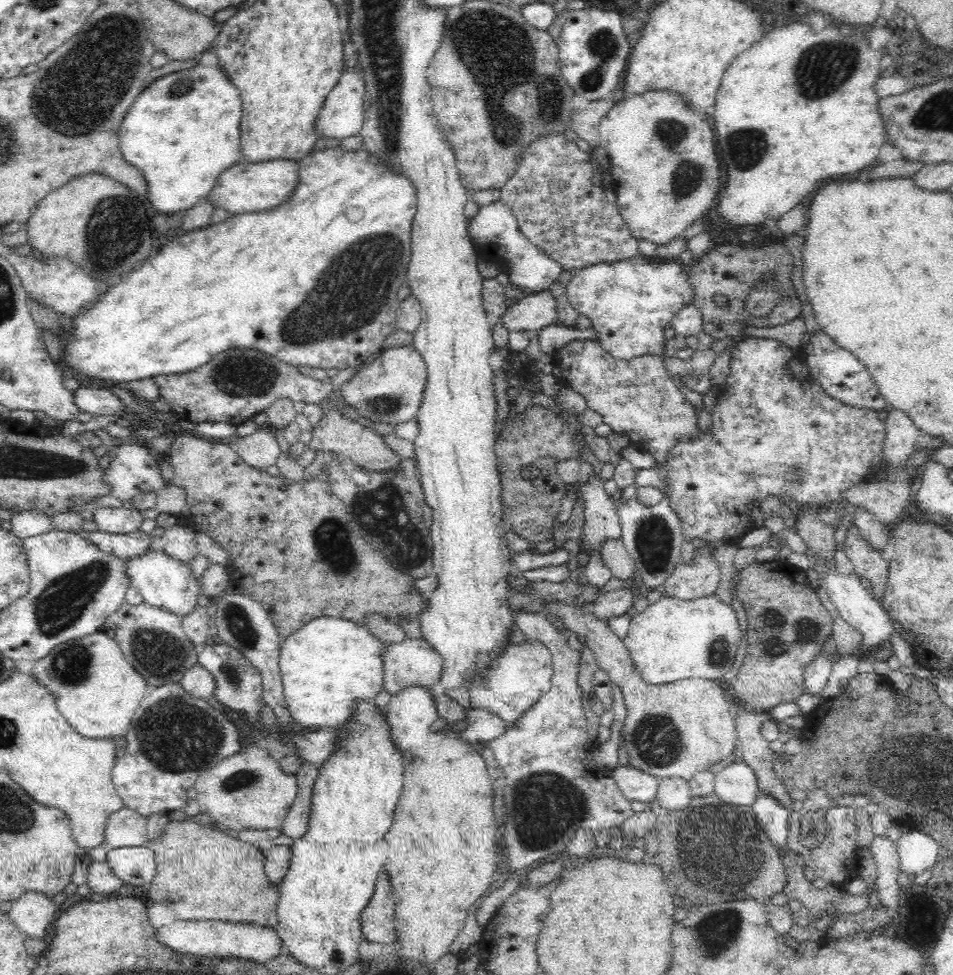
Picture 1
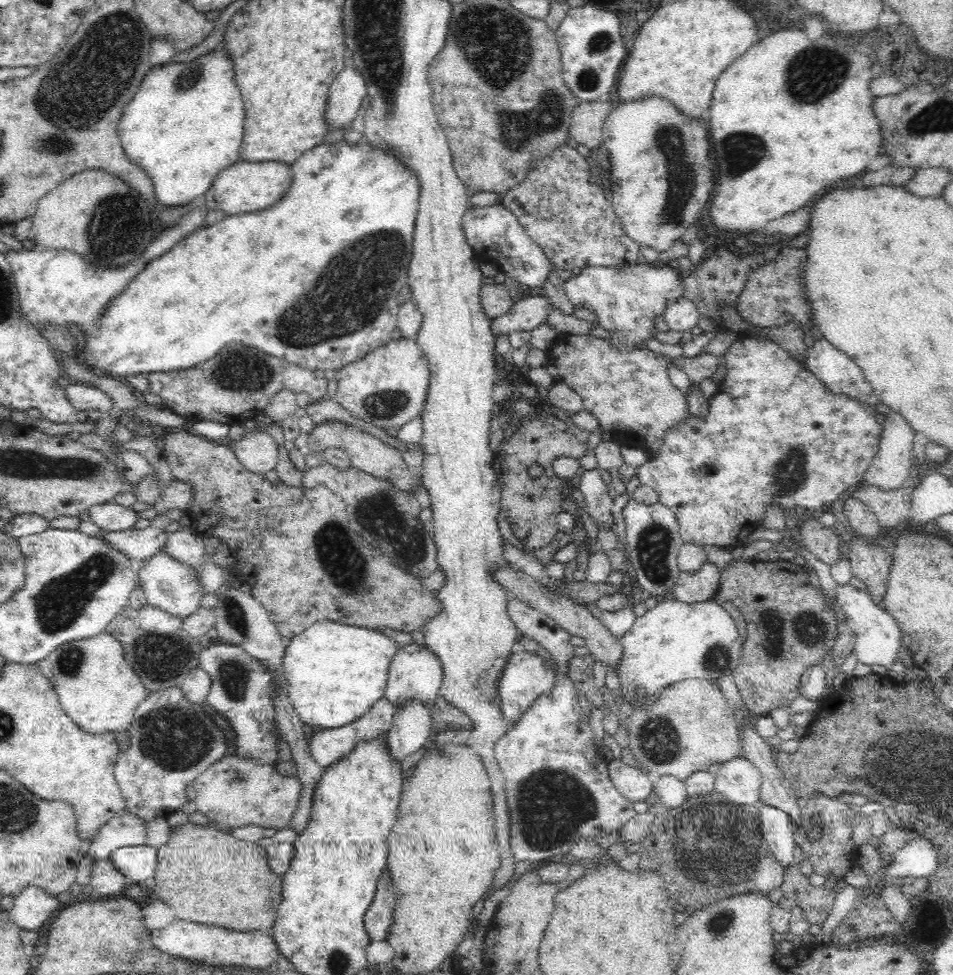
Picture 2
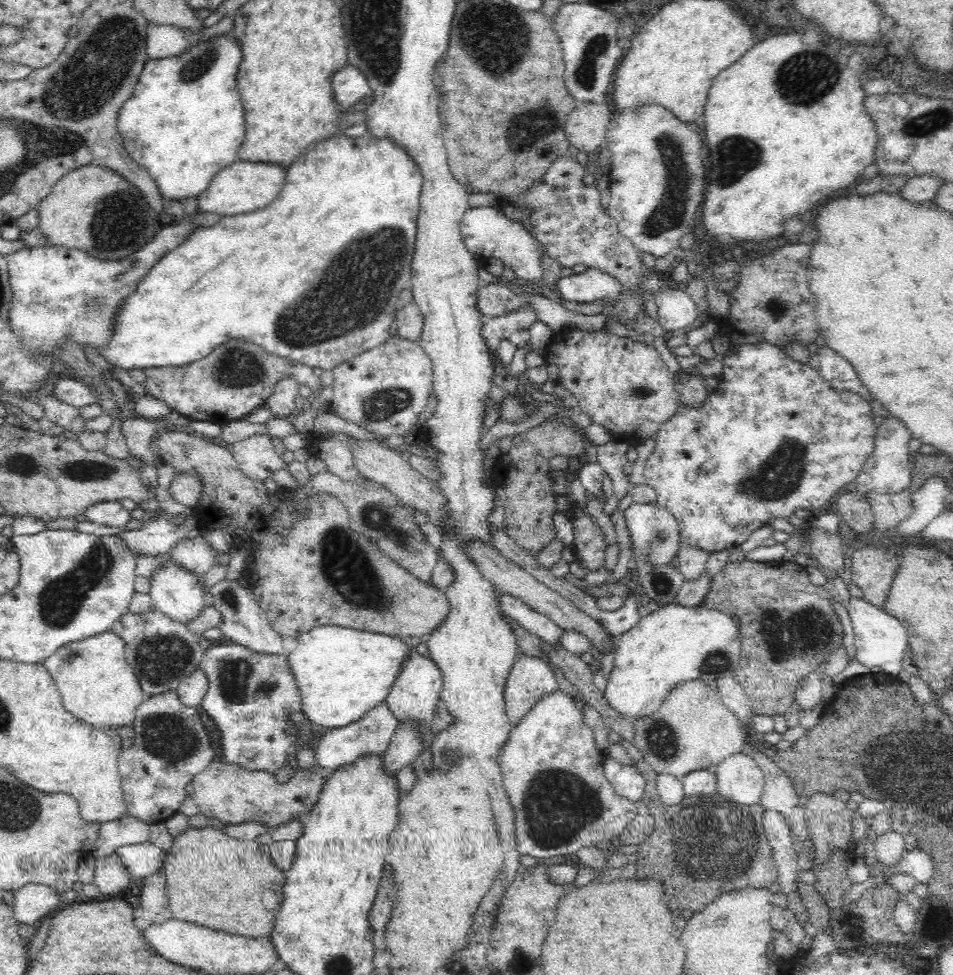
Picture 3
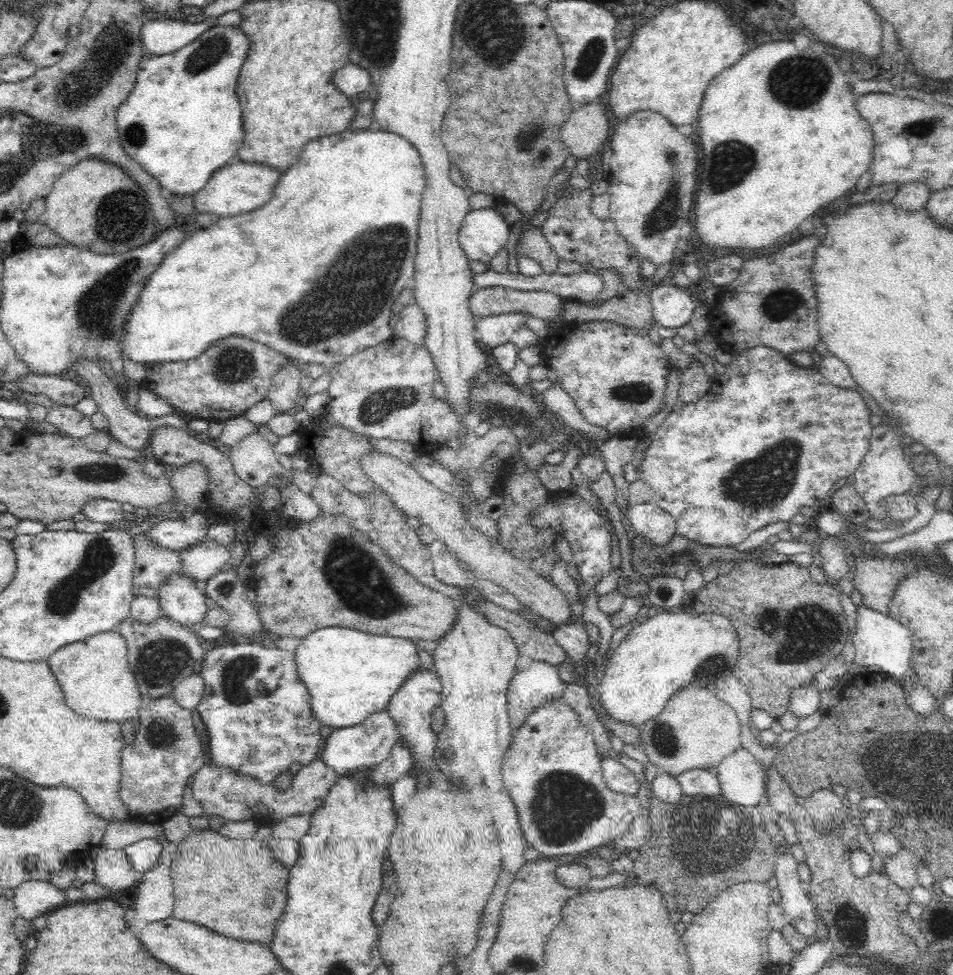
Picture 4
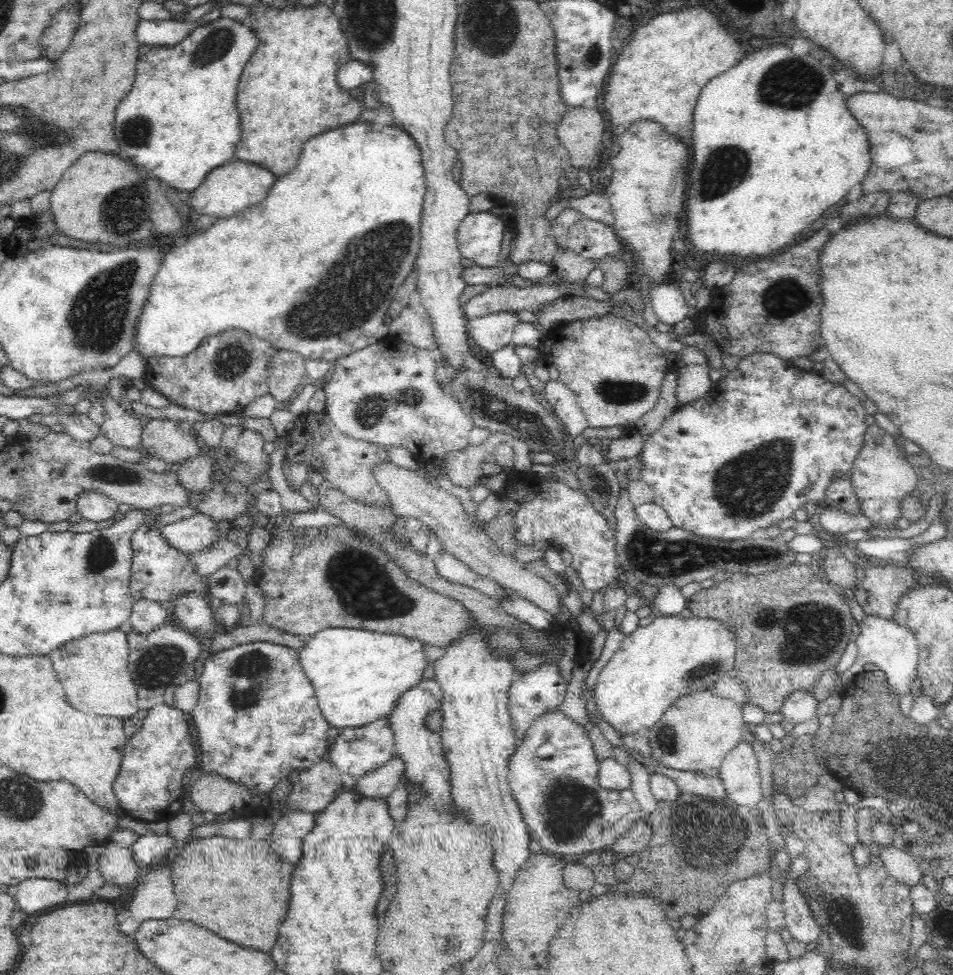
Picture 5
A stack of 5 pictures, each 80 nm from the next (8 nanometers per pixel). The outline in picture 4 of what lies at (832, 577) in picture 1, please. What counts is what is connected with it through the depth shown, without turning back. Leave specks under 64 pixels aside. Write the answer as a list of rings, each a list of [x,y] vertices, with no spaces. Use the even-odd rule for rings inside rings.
[[[863,604],[857,606],[856,627],[852,634],[855,646],[855,664],[858,667],[878,667],[879,671],[902,686],[903,679],[911,673],[913,640],[910,630],[902,626],[896,619],[883,615]]]

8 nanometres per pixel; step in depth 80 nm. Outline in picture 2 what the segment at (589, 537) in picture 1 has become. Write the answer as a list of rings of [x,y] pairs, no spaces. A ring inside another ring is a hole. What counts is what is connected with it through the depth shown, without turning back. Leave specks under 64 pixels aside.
[[[594,467],[584,470],[580,476],[579,489],[586,499],[588,514],[594,519],[596,525],[604,525],[612,529],[613,518],[610,508],[613,503],[603,481],[601,469]]]

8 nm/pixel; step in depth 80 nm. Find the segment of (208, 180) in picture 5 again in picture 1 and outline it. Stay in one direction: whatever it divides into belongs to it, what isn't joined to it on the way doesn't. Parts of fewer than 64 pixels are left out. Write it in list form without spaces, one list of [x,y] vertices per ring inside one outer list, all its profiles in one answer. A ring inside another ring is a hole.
[[[284,159],[269,160],[266,162],[240,161],[224,170],[218,176],[212,190],[206,194],[206,198],[212,205],[226,210],[232,215],[242,213],[259,213],[284,204],[298,180],[298,162]]]

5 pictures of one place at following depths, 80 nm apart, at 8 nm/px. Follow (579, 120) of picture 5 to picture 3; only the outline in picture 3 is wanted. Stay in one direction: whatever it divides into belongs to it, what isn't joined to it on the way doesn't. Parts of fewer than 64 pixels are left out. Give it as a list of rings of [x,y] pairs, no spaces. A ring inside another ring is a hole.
[[[579,104],[567,116],[564,137],[578,152],[588,154],[605,141],[610,121],[610,108],[606,104]]]

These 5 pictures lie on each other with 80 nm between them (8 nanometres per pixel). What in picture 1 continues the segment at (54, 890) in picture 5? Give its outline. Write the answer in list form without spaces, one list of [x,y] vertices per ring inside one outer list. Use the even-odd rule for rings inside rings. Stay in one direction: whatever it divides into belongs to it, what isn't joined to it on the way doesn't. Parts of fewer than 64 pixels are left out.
[[[29,891],[13,902],[7,913],[20,933],[41,939],[56,919],[57,909],[58,906],[46,895]]]

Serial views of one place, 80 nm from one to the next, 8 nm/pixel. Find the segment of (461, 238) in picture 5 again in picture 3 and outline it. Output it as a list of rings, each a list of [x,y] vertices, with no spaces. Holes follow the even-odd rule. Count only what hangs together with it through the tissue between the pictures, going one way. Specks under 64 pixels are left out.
[[[469,208],[462,217],[459,230],[464,245],[474,255],[476,262],[482,264],[488,258],[500,258],[505,268],[512,268],[516,276],[526,282],[536,282],[542,278],[541,246],[538,241],[530,236],[521,223],[509,220],[498,208]]]

